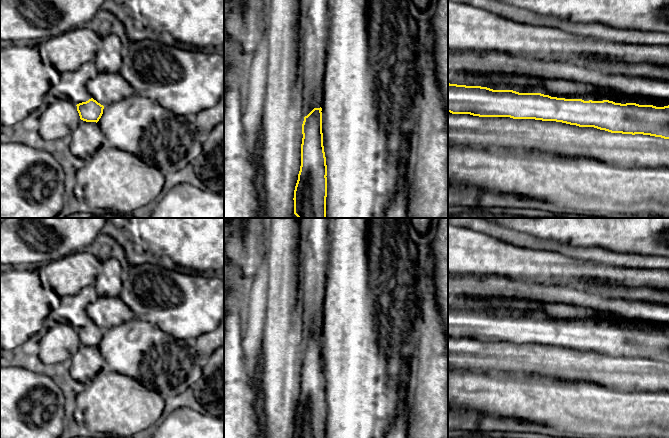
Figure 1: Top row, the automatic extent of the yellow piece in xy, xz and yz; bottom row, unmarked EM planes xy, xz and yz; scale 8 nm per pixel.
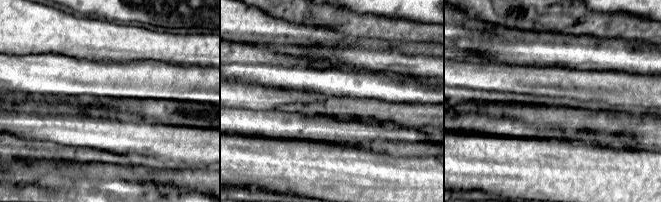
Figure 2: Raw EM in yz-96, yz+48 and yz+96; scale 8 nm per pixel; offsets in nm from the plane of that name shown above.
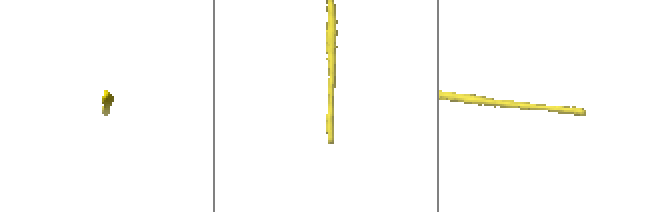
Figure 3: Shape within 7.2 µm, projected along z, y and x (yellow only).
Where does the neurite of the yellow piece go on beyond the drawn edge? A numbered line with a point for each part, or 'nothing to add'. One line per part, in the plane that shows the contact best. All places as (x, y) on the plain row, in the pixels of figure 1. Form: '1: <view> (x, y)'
nothing to add

